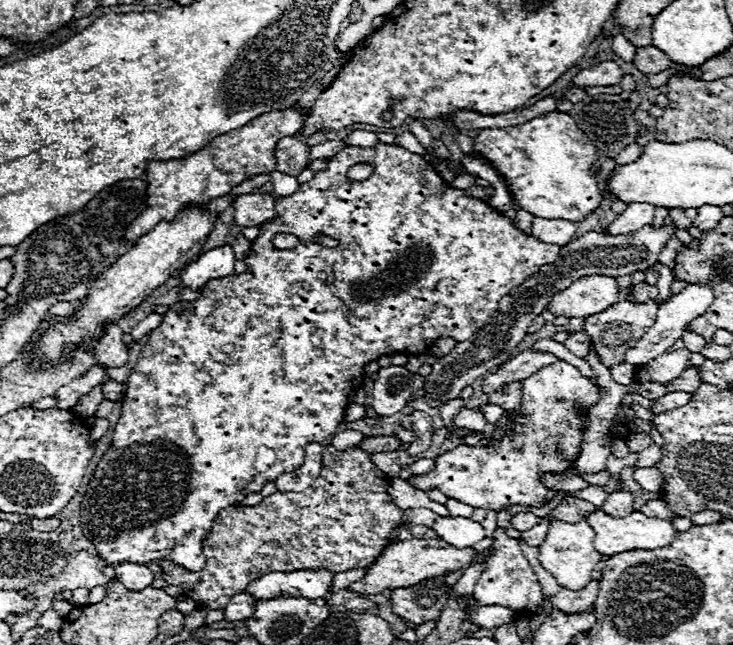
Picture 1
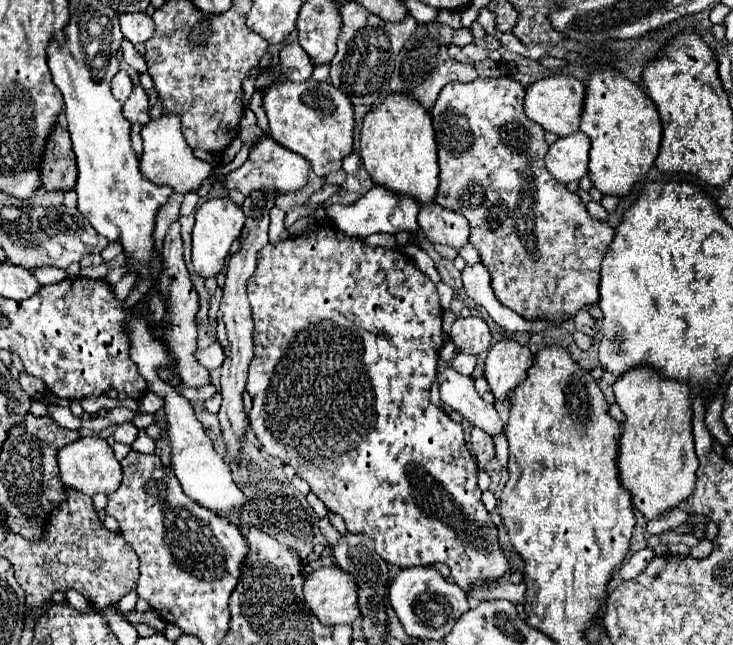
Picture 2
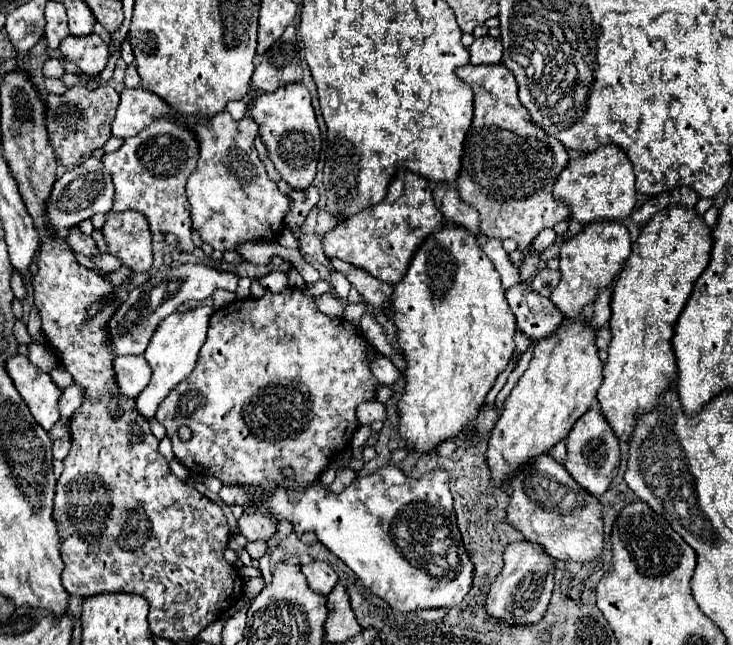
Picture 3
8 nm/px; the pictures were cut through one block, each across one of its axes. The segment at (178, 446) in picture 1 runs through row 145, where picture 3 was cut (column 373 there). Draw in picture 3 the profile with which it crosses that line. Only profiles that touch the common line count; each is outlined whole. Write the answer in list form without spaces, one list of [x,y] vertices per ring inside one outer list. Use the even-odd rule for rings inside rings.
[[[286,288],[280,294],[272,294],[266,292],[262,298],[246,298],[246,300],[234,300],[232,304],[228,304],[226,308],[220,308],[212,314],[210,324],[208,324],[208,338],[198,354],[198,362],[196,368],[192,370],[192,374],[182,380],[170,394],[168,398],[160,404],[156,420],[166,428],[166,436],[172,442],[174,454],[176,458],[192,472],[198,476],[216,476],[220,482],[224,484],[254,484],[254,486],[262,486],[264,490],[272,490],[272,486],[284,486],[284,488],[294,488],[294,486],[306,486],[310,482],[314,482],[330,464],[330,454],[332,452],[344,452],[358,428],[358,420],[356,420],[356,406],[364,400],[374,398],[374,388],[376,388],[376,378],[372,376],[372,372],[368,370],[368,366],[364,364],[364,350],[368,348],[366,340],[362,334],[356,334],[354,328],[344,320],[336,320],[336,318],[328,318],[326,314],[322,314],[316,308],[314,298],[306,296],[300,288]],[[180,426],[188,426],[192,432],[190,440],[180,440],[178,430]],[[282,468],[292,468],[294,476],[284,476]]]

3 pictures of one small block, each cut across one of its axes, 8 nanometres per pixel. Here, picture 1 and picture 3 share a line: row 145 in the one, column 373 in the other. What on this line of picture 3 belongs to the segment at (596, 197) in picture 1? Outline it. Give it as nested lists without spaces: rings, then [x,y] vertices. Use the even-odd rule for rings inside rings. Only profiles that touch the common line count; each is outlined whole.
[[[382,466],[370,476],[359,476],[350,488],[340,494],[322,486],[318,478],[318,482],[296,490],[284,490],[284,486],[276,486],[272,494],[264,494],[264,500],[264,506],[268,506],[268,514],[272,518],[278,522],[290,520],[294,534],[298,536],[304,532],[314,532],[318,542],[322,542],[334,556],[338,556],[366,588],[384,598],[396,610],[410,612],[416,608],[452,608],[464,600],[472,586],[472,562],[462,546],[452,494],[448,490],[448,474],[444,470],[436,470],[424,474],[418,480],[412,480],[406,478],[396,466]]]

